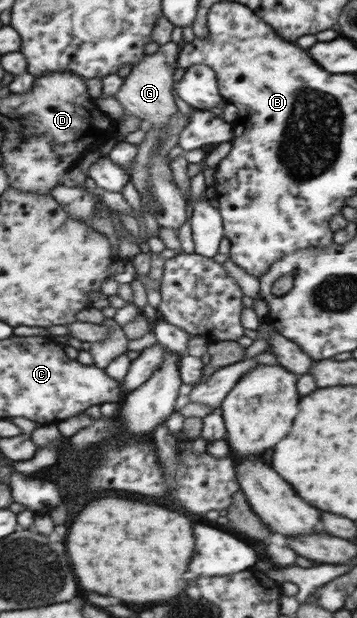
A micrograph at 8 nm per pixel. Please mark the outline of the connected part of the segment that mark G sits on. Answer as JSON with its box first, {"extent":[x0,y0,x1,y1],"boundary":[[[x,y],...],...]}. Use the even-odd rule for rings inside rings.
{"extent":[114,41,178,129],"boundary":[[[169,41],[162,44],[154,54],[144,56],[132,66],[128,75],[123,78],[123,84],[114,94],[125,113],[143,121],[144,129],[147,129],[147,126],[166,127],[171,116],[176,114],[176,106],[170,94],[170,84],[172,84],[170,70],[176,68],[176,54],[178,54],[176,43]]]}

